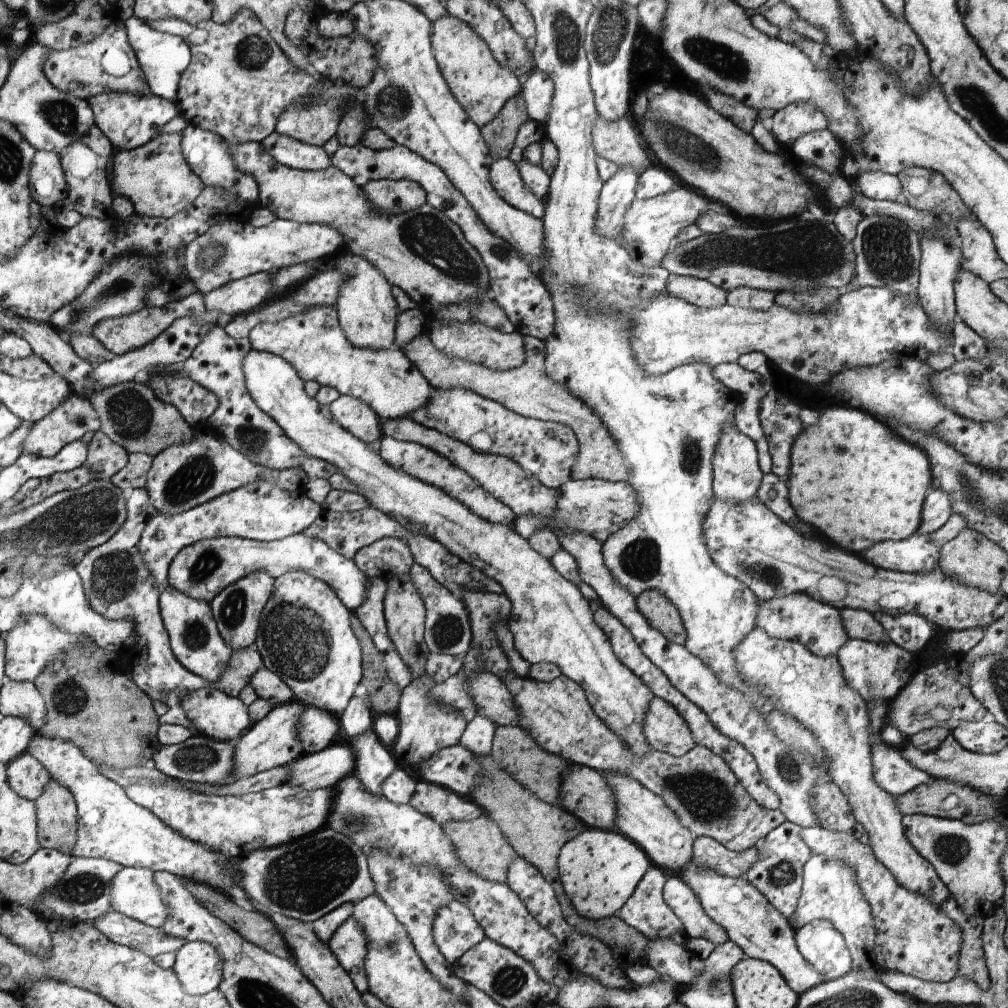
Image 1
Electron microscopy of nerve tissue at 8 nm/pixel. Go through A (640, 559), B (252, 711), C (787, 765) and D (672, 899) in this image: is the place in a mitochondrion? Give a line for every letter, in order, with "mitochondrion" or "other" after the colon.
A: mitochondrion
B: other
C: mitochondrion
D: other

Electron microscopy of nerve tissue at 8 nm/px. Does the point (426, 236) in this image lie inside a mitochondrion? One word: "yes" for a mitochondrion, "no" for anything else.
yes

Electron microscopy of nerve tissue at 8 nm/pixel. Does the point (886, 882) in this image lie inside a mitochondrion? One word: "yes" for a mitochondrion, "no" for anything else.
no

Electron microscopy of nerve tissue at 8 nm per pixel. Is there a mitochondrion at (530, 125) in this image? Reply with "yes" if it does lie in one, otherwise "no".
no

